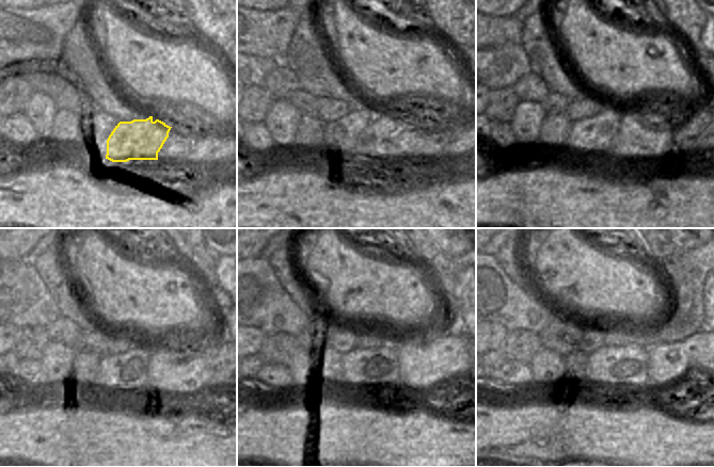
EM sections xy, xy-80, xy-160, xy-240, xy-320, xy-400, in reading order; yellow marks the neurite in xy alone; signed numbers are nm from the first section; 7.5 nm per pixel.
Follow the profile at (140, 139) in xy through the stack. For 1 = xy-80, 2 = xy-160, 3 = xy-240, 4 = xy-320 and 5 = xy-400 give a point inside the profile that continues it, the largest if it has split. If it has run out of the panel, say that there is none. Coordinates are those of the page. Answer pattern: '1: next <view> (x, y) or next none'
1: next xy-80 (385, 138)
2: next xy-160 (635, 140)
3: next xy-240 (167, 375)
4: next xy-320 (427, 365)
5: next xy-400 (669, 363)

